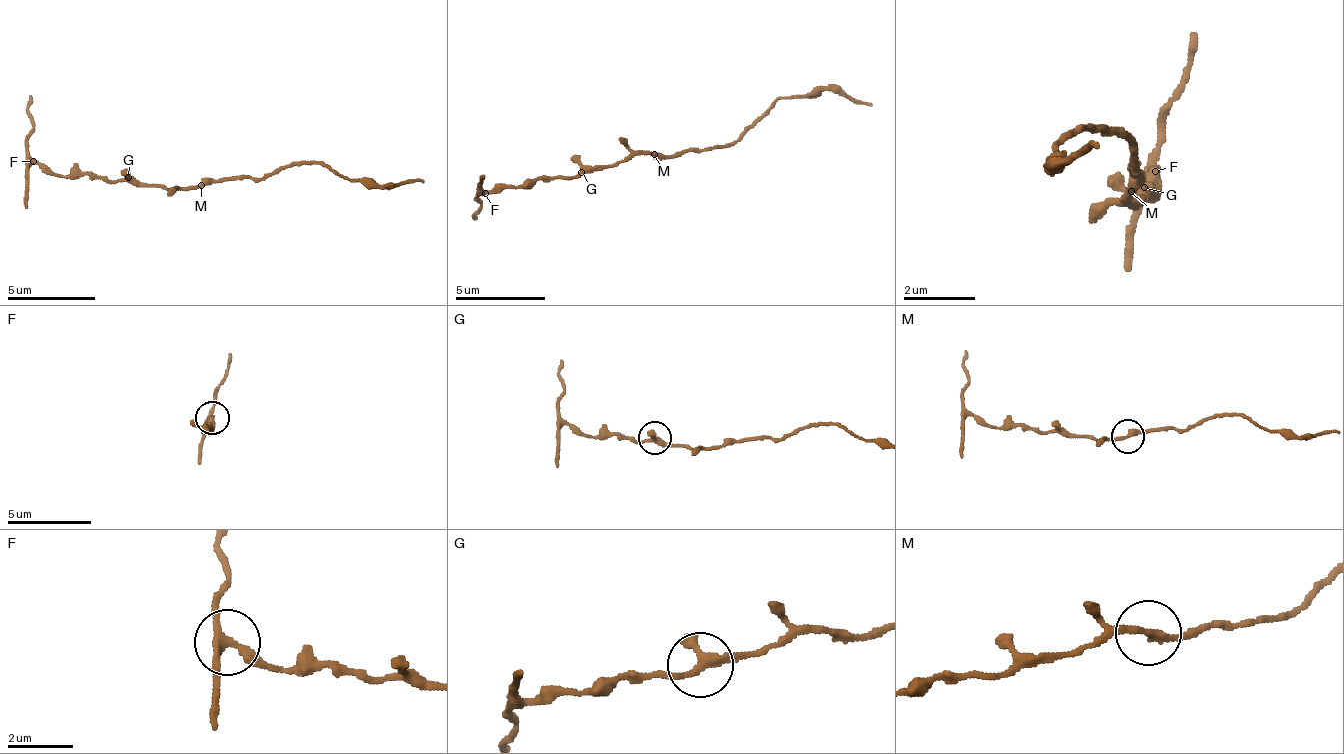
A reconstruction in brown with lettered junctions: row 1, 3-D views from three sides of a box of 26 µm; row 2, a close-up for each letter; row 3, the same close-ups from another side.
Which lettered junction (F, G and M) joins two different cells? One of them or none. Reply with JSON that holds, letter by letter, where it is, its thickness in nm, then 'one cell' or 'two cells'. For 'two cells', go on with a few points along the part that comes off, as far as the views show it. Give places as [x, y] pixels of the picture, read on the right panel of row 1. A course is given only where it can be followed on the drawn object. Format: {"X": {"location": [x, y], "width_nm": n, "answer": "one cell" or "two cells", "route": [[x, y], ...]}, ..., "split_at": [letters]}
{"F": {"location": [1155, 171], "width_nm": 280, "answer": "two cells", "route": [[1158, 168], [1157, 115], [1193, 34]]}, "G": {"location": [1144, 187], "width_nm": 320, "answer": "one cell"}, "M": {"location": [1131, 191], "width_nm": 240, "answer": "one cell"}, "split_at": ["F"]}

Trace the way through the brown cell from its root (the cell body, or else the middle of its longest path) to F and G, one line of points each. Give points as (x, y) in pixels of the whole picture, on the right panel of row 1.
F: (1131, 182), (1122, 205), (1150, 197), (1144, 201), (1142, 193), (1150, 198), (1143, 184), (1158, 168)
G: (1131, 182), (1122, 205), (1130, 206), (1137, 198), (1143, 200), (1138, 203), (1136, 195), (1144, 187)

